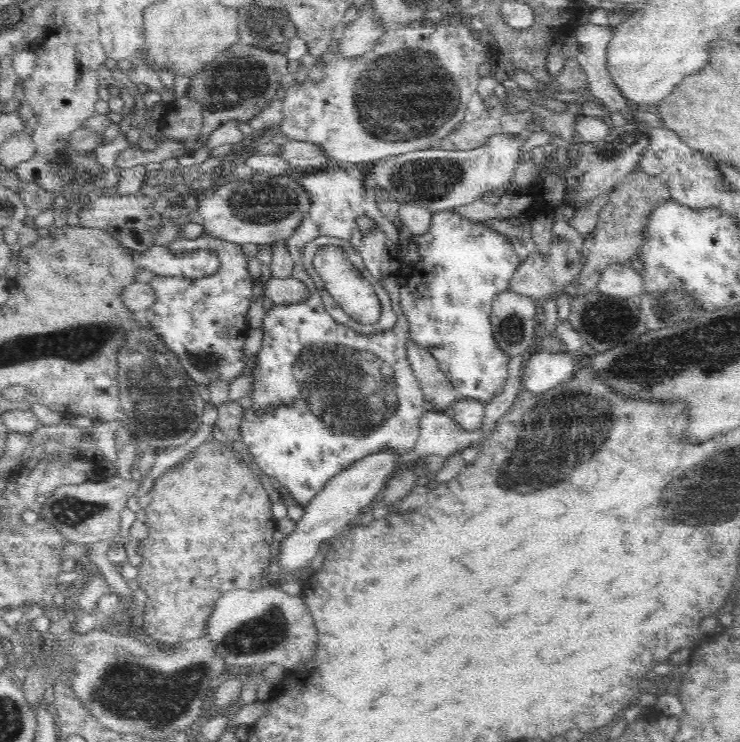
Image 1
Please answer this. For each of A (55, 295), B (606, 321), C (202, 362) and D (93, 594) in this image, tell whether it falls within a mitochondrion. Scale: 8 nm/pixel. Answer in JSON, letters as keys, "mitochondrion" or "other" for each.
{"A":"other","B":"mitochondrion","C":"mitochondrion","D":"other"}

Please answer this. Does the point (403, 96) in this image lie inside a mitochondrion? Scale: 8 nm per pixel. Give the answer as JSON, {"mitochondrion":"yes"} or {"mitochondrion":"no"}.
{"mitochondrion":"yes"}

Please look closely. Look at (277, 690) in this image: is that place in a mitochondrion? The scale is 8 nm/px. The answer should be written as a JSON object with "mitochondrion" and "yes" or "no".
{"mitochondrion":"no"}

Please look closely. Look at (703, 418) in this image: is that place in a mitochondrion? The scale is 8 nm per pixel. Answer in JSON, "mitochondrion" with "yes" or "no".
{"mitochondrion":"no"}

